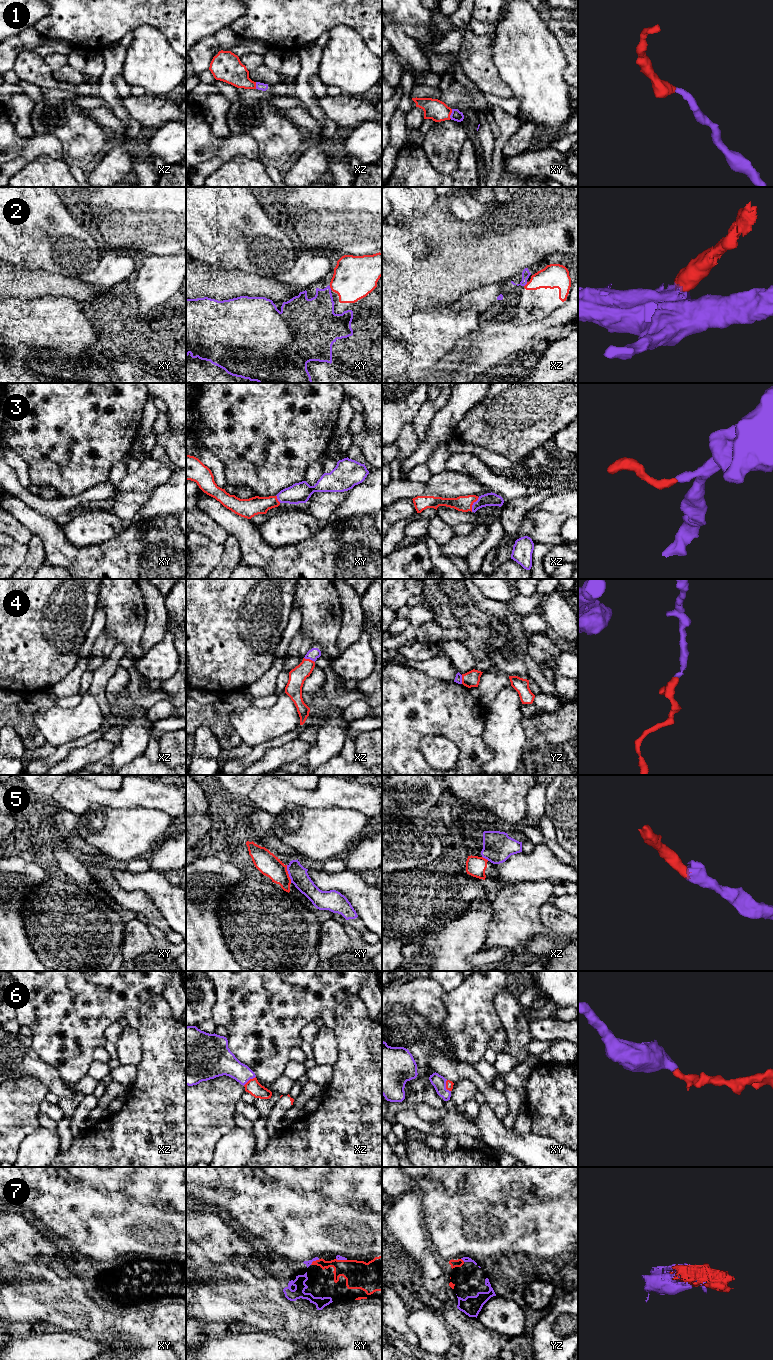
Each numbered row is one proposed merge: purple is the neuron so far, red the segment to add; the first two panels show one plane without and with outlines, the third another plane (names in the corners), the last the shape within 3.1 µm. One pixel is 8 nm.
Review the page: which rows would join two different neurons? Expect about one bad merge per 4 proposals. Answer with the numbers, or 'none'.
2, 5

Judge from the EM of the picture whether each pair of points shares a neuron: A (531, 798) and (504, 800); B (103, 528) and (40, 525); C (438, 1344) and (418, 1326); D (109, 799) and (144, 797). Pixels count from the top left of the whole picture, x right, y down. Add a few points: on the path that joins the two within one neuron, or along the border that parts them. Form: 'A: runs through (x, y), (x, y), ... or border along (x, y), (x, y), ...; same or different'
A: border along (534, 785), (526, 796), (525, 816); different
B: border along (60, 526), (66, 538), (74, 546); different
C: runs through (434, 1337), (432, 1330), (425, 1326); same
D: runs through (118, 799), (135, 797); same

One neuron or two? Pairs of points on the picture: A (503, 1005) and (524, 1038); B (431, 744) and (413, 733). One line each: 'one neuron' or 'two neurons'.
A: one neuron
B: two neurons

